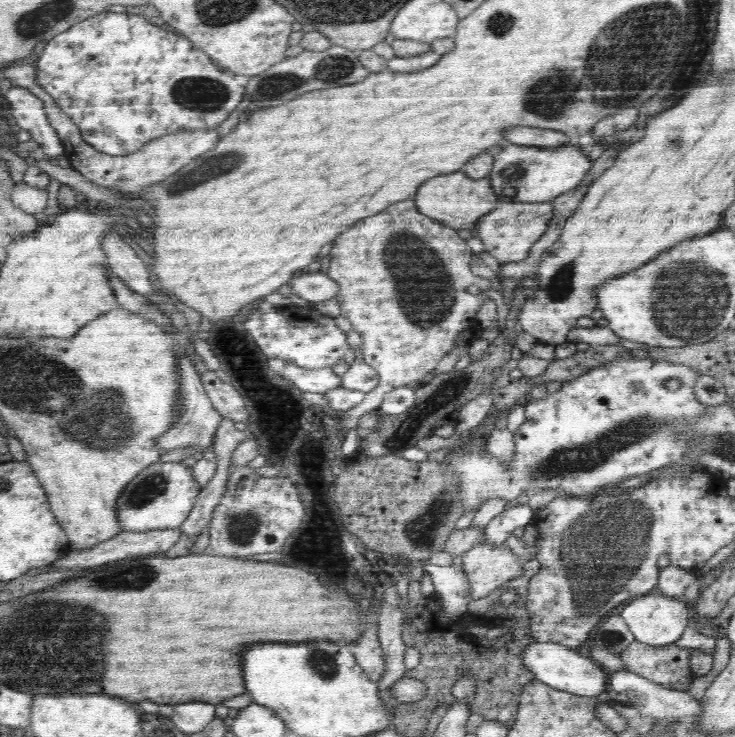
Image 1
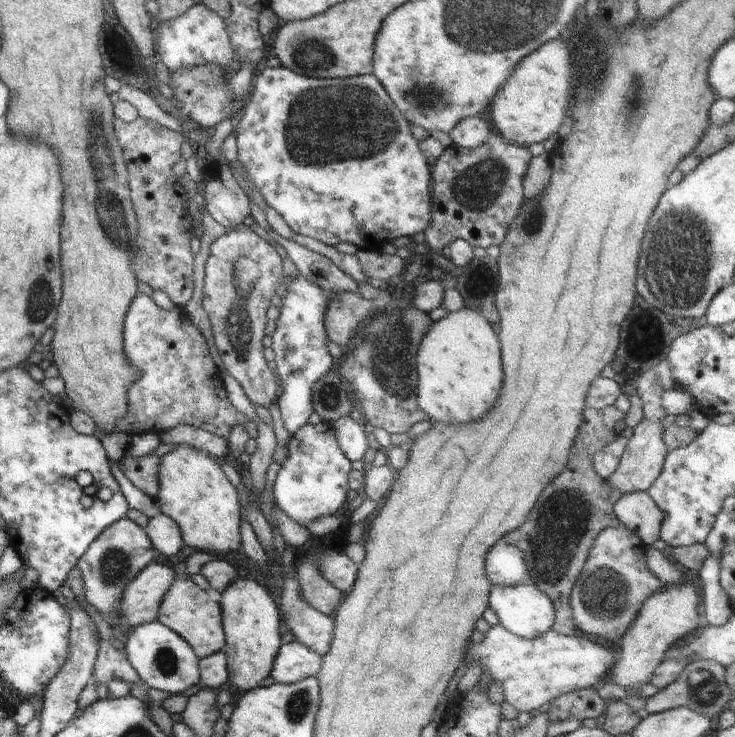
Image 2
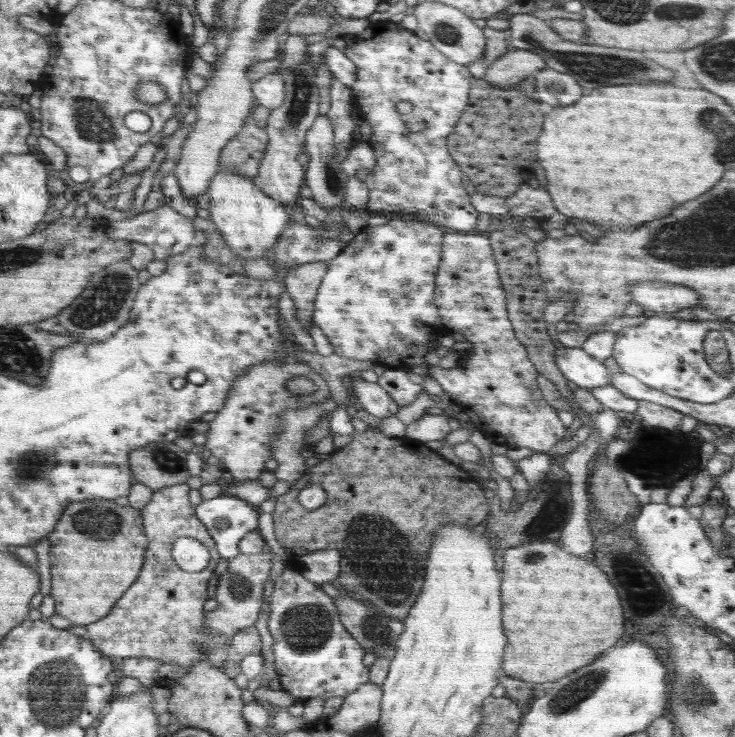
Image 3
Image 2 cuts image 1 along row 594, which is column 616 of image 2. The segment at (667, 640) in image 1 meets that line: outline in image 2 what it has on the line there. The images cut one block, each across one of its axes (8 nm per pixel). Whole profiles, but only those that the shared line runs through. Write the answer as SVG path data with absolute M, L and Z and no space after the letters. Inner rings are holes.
M494 625L484 634L480 644L468 644L466 658L486 662L486 670L503 685L503 701L519 712L539 713L542 704L550 704L559 696L580 689L595 688L606 683L617 663L621 649L614 643L592 642L574 633L565 635L548 629L533 639L512 634L502 625Z

